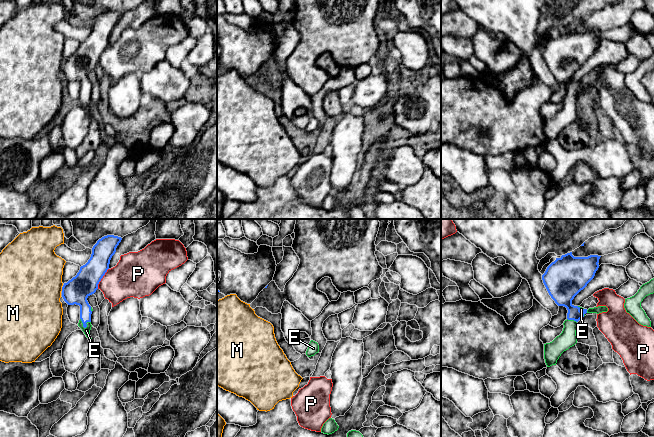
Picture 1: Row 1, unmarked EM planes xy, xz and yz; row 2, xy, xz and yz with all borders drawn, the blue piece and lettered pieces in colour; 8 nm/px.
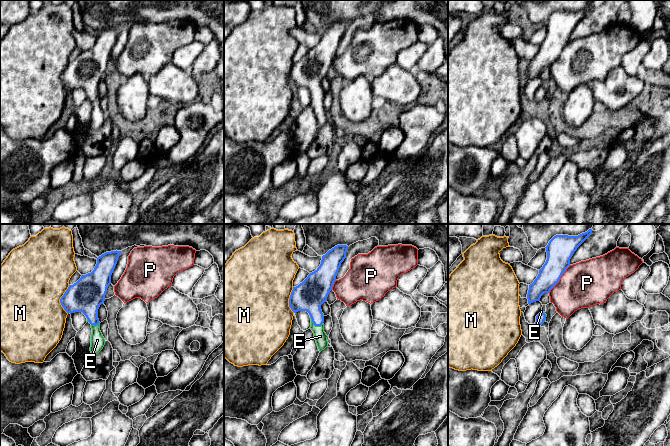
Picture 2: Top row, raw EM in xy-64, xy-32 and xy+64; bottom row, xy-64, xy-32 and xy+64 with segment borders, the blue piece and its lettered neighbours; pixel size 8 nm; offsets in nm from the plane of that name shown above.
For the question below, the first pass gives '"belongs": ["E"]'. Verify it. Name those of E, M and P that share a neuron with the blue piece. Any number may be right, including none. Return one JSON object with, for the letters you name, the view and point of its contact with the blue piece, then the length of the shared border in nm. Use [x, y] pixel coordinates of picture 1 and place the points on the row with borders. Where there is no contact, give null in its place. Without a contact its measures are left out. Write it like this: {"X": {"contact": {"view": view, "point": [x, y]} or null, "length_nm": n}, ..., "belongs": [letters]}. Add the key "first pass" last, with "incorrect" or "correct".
{"E": {"contact": {"view": "xy", "point": [82, 322]}, "length_nm": 100}, "belongs": ["E"], "first pass": "correct"}

